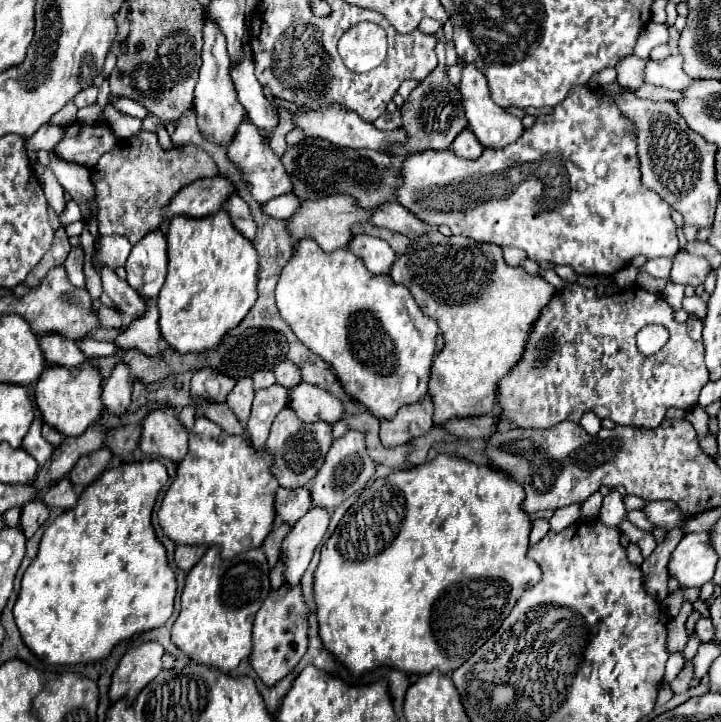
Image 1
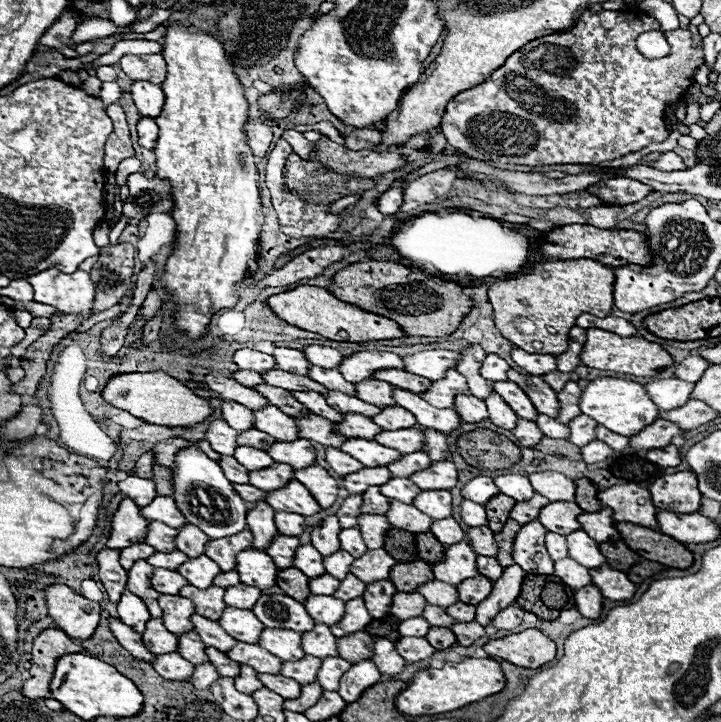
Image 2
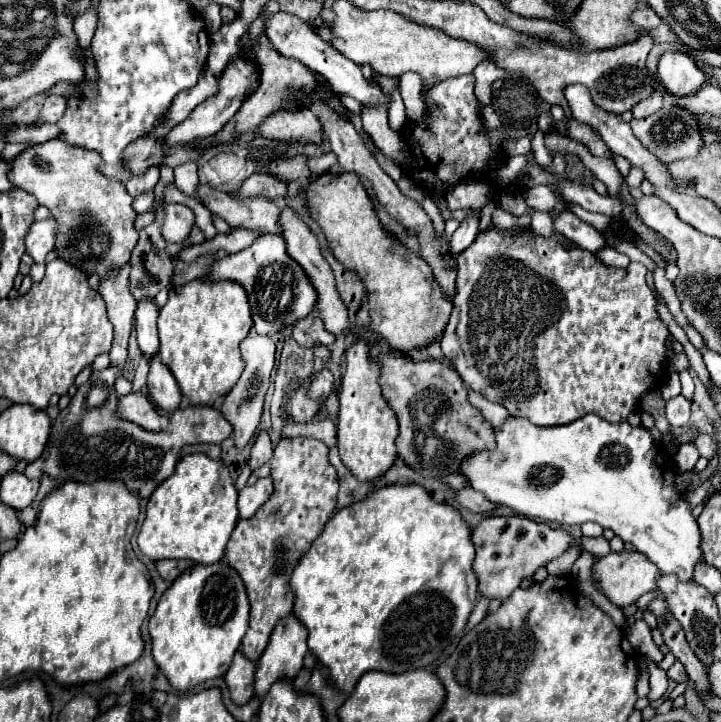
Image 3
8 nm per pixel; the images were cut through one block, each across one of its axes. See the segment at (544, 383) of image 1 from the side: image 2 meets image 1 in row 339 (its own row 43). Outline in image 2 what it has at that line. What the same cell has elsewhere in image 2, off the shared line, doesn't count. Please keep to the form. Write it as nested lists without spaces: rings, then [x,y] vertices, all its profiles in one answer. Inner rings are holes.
[[[586,10],[572,30],[528,42],[528,46],[522,46],[512,54],[488,82],[482,82],[474,90],[464,90],[448,102],[442,118],[442,132],[448,138],[448,144],[470,158],[484,162],[552,166],[600,164],[638,152],[648,144],[664,142],[670,134],[666,130],[664,112],[668,104],[682,98],[690,88],[696,68],[704,62],[704,54],[698,50],[698,56],[692,56],[696,50],[692,46],[692,34],[678,28],[664,32],[670,54],[666,58],[648,60],[636,50],[636,38],[648,30],[660,30],[658,20],[644,14],[630,16],[614,10],[592,14]],[[460,134],[468,142],[460,142]]]

